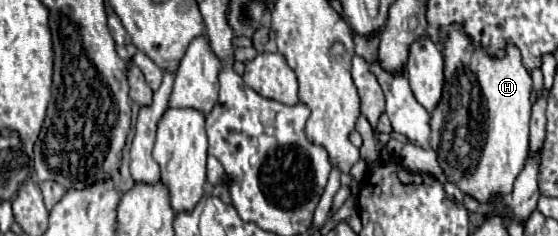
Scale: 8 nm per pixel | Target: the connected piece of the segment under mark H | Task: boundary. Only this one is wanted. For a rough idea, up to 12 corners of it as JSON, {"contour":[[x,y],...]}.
{"contour":[[444,39],[432,149],[480,203],[508,197],[528,157],[532,79]]}

